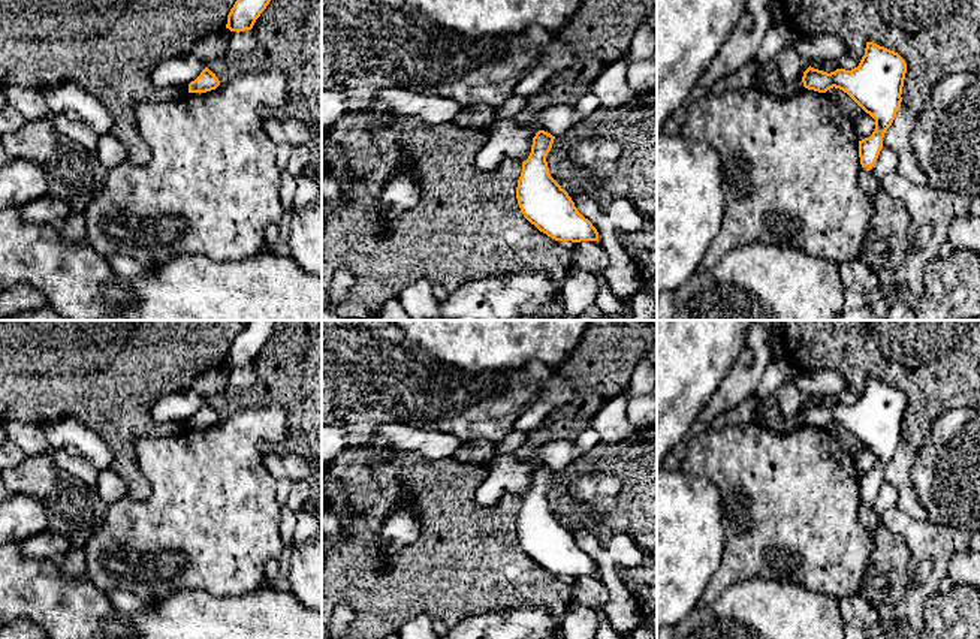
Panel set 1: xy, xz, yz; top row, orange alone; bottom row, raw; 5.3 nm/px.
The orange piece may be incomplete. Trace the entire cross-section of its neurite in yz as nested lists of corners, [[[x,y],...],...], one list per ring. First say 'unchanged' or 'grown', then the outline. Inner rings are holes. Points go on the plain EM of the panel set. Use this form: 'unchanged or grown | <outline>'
unchanged | [[[866,377],[865,391],[851,406],[836,404],[827,409],[809,401],[803,407],[805,424],[818,428],[839,424],[875,455],[872,470],[859,476],[862,503],[872,504],[878,494],[884,468],[901,443],[905,409],[905,395],[898,388],[874,377]]]

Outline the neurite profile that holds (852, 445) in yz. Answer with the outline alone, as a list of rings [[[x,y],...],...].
[[[830,424],[826,426],[826,429],[836,438],[841,440],[845,450],[856,458],[862,450],[866,447],[842,425],[839,424]]]

